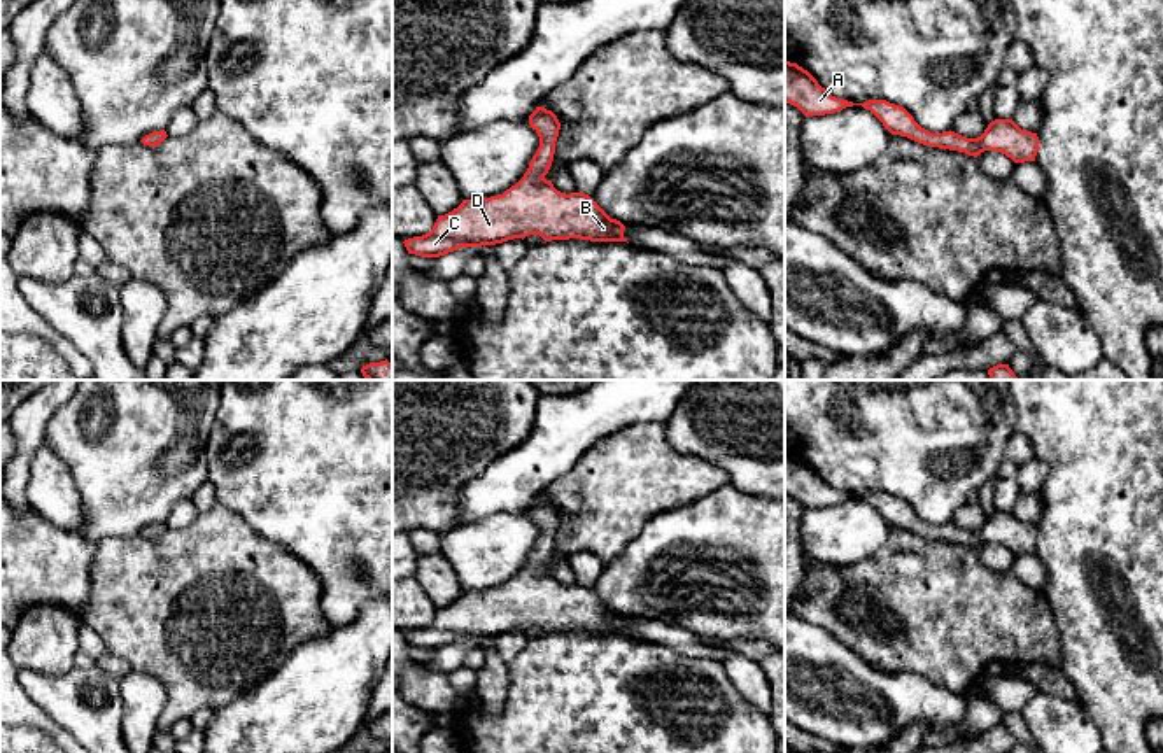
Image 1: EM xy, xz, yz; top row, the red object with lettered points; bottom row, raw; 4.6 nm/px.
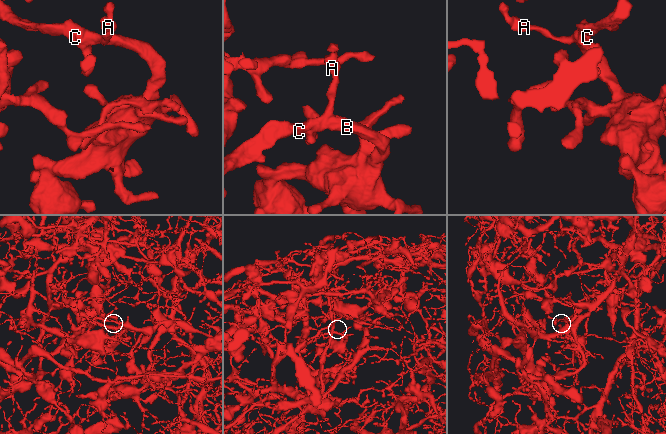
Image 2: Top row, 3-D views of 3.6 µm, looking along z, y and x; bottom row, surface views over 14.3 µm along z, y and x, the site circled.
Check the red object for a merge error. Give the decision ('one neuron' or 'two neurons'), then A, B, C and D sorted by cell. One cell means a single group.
two neurons; groups A / B C D

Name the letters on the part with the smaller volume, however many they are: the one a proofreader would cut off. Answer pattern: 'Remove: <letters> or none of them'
Remove: A

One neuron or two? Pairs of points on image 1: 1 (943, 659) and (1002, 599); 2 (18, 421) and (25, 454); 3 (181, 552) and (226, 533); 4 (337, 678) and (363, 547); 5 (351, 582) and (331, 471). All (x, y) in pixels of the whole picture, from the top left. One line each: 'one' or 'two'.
1: one
2: one
3: one
4: two
5: one

